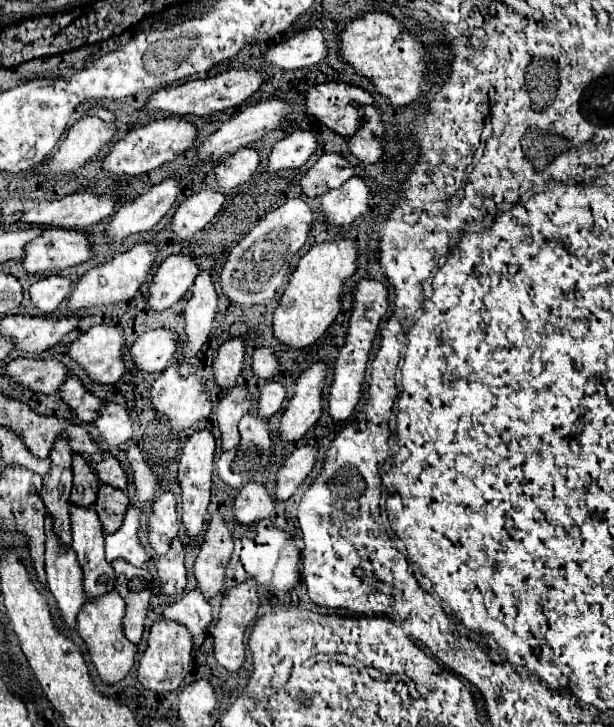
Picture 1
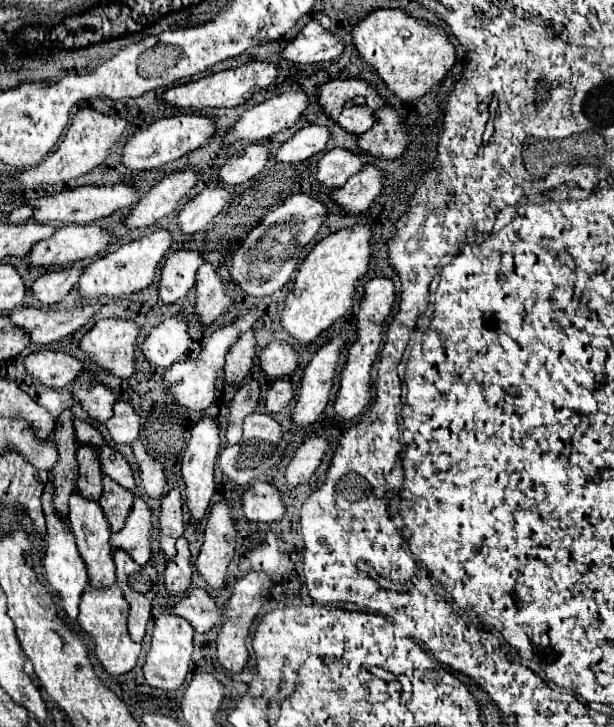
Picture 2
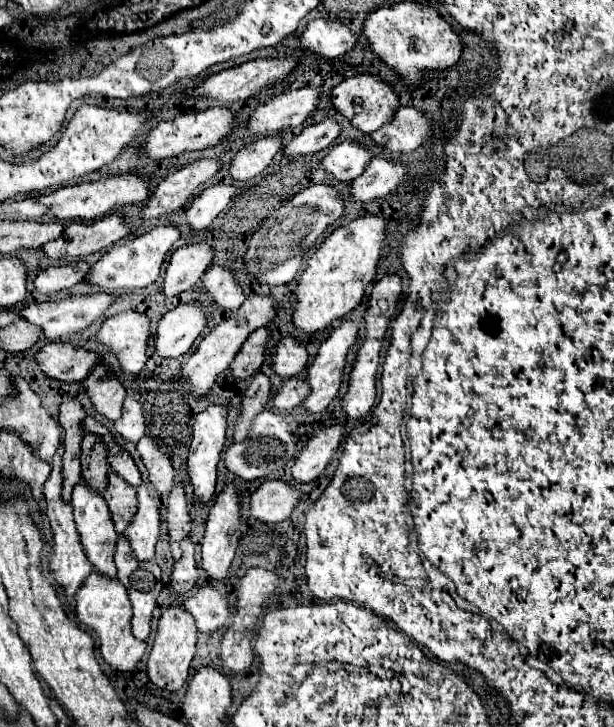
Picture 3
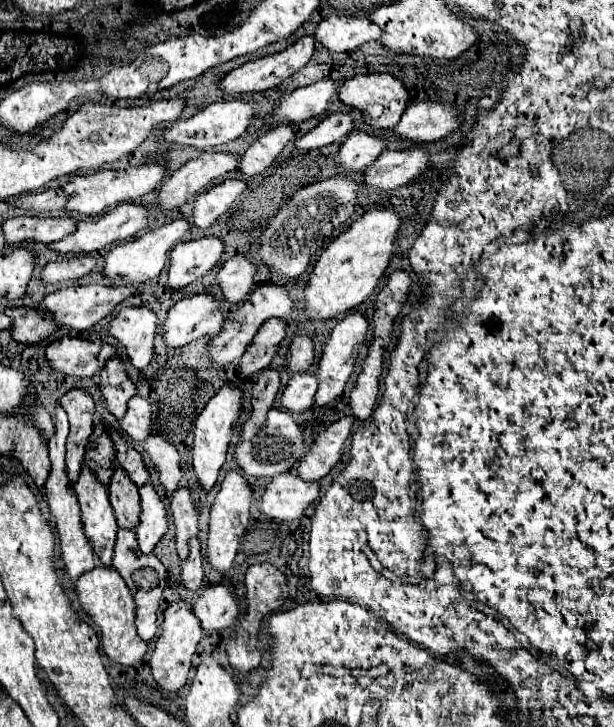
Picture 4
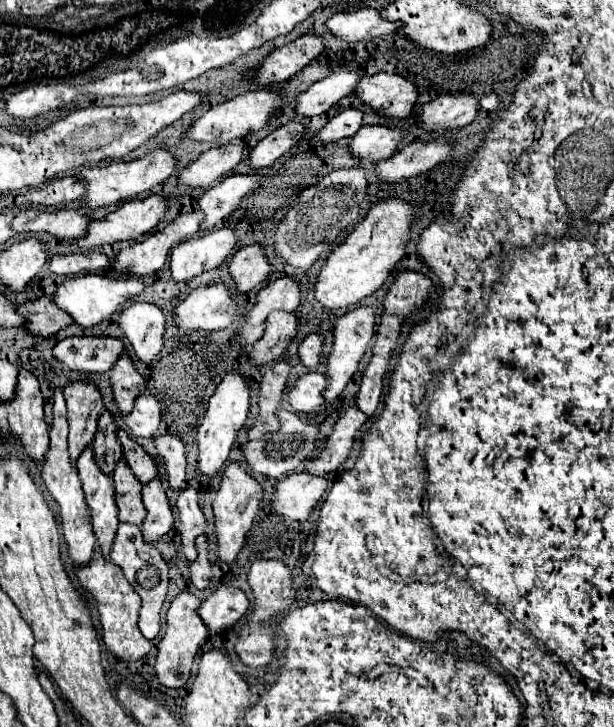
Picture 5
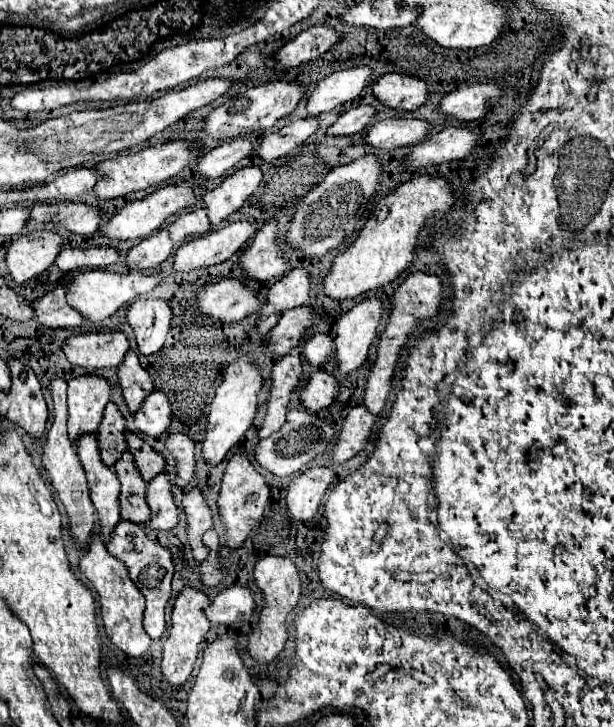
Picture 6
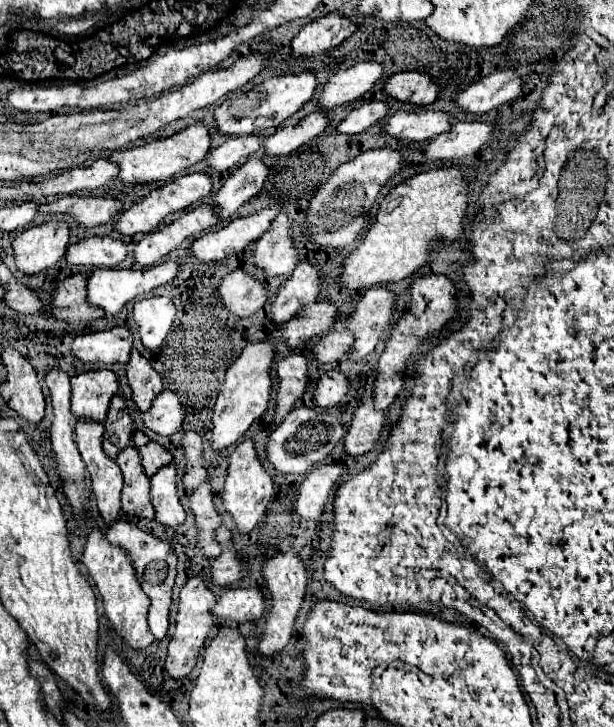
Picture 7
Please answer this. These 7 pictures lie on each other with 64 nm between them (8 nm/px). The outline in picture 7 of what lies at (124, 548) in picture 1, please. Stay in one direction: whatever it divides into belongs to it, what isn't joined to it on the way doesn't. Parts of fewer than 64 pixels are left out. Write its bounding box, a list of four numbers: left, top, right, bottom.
[150,464,186,528]

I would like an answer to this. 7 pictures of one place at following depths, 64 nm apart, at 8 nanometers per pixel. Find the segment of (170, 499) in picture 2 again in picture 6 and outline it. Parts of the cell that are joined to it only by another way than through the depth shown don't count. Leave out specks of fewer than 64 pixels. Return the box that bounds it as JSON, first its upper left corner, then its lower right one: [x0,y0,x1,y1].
[180,488,212,560]

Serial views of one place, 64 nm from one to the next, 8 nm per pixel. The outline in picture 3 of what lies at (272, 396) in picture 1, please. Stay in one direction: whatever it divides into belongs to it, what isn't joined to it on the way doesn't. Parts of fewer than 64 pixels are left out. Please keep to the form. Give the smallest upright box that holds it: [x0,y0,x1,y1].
[270,378,310,412]

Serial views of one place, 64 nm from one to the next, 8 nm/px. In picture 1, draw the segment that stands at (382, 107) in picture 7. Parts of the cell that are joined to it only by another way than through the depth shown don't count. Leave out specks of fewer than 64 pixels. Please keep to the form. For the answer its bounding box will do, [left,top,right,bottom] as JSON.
[264,132,318,172]

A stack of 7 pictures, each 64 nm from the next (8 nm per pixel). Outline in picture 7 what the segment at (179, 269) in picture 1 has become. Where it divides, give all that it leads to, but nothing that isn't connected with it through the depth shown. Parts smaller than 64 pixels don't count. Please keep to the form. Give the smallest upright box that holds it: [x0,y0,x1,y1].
[188,208,278,262]

